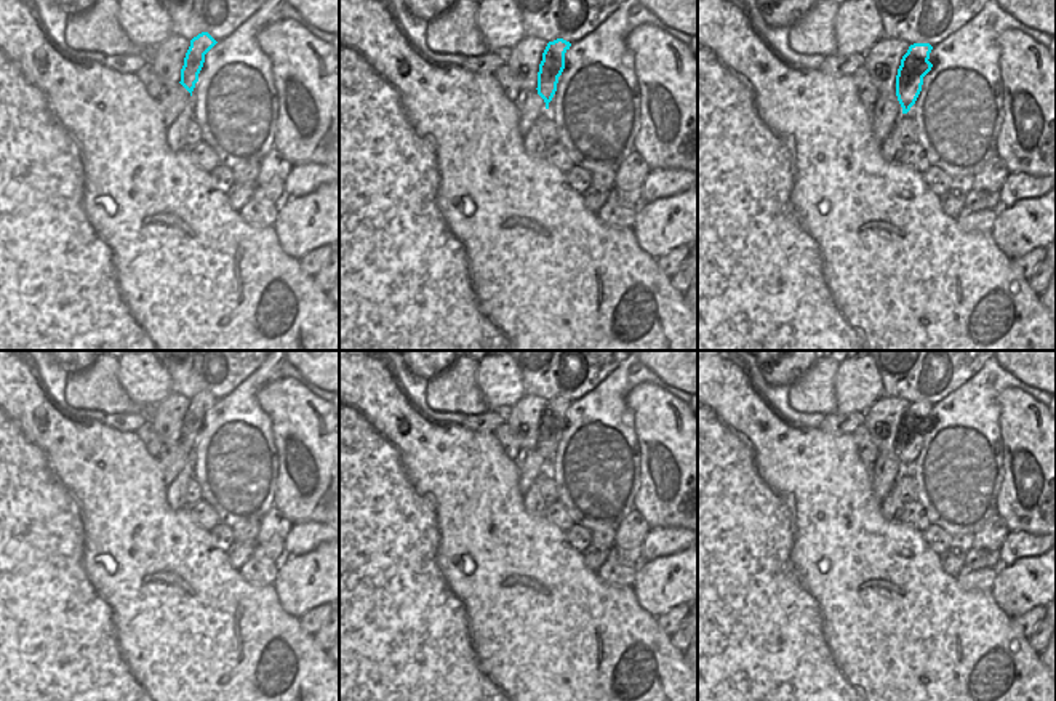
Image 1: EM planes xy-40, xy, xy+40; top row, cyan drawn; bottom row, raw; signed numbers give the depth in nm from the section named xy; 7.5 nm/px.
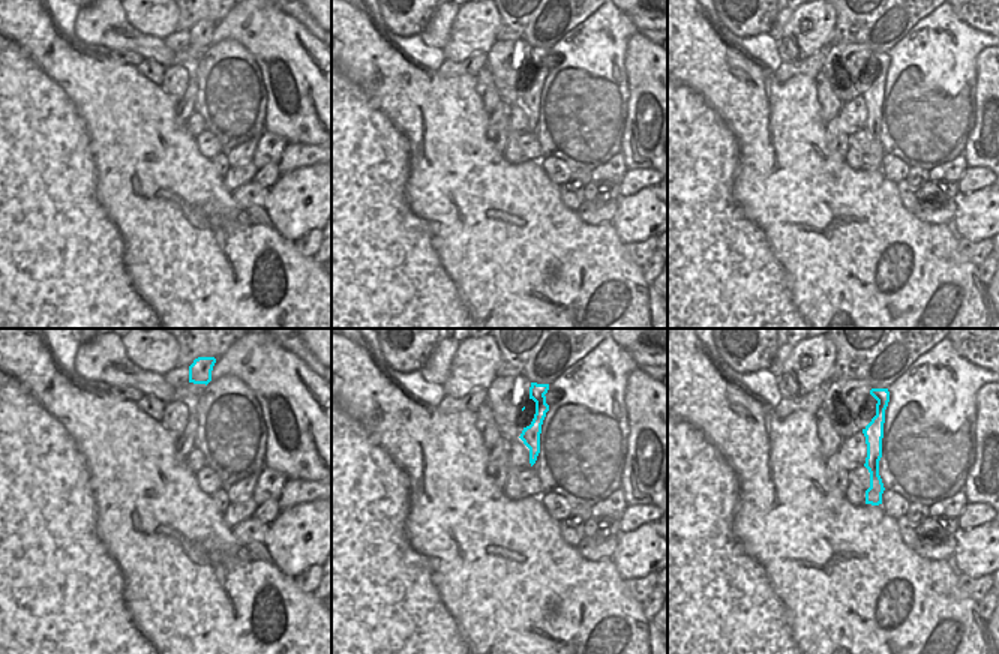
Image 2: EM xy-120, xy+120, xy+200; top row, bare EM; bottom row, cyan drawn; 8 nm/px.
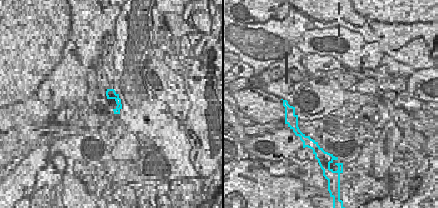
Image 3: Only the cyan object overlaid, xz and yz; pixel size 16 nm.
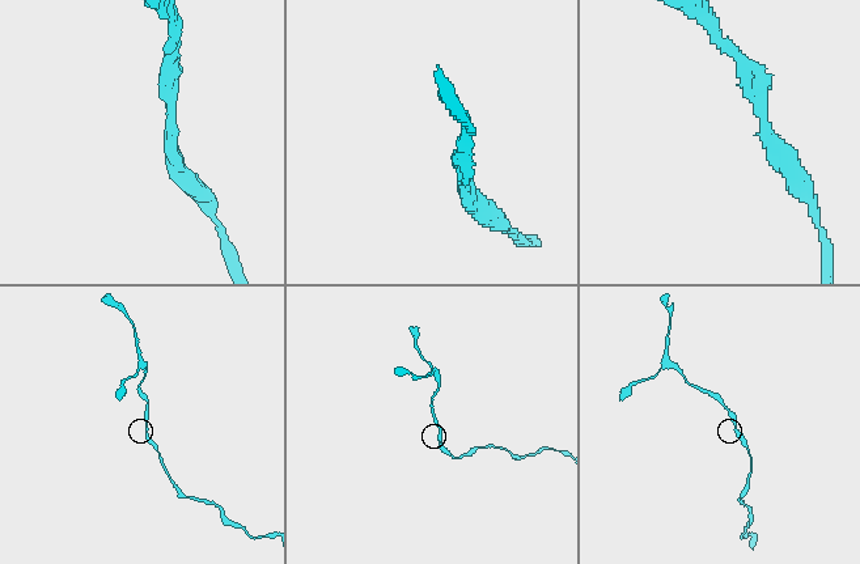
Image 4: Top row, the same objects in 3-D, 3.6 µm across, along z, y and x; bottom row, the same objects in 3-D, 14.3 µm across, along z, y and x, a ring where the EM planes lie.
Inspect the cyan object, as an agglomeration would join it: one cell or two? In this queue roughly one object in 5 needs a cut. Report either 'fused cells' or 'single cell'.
single cell

